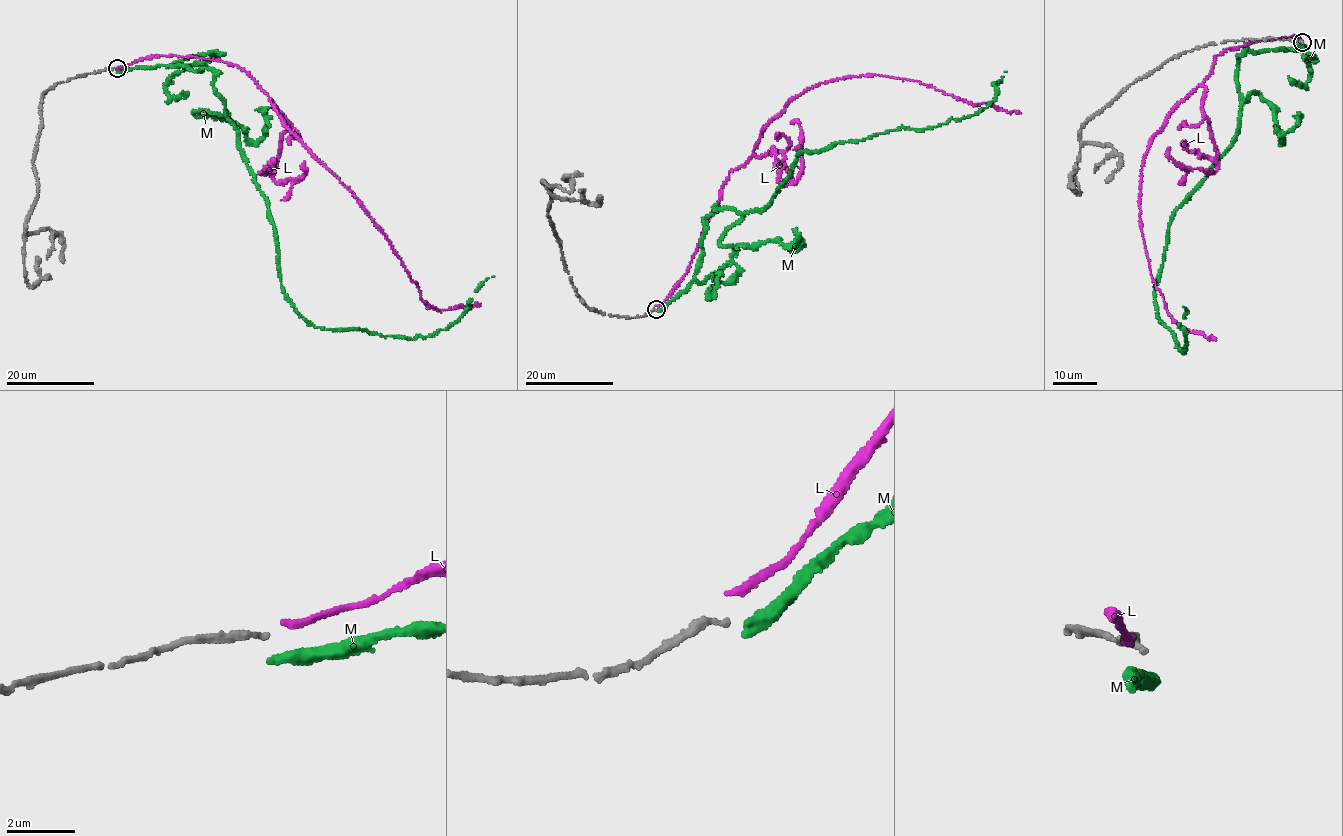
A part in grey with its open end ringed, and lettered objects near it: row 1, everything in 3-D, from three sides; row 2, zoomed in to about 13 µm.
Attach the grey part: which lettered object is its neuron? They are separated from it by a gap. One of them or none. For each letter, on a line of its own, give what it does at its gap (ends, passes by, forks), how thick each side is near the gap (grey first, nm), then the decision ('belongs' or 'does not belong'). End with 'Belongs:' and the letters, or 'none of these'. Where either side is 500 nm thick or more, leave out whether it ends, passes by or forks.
L: it ends | 170/200 nm | belongs
M: it ends | 170/400 nm | does not belong
Belongs: L

